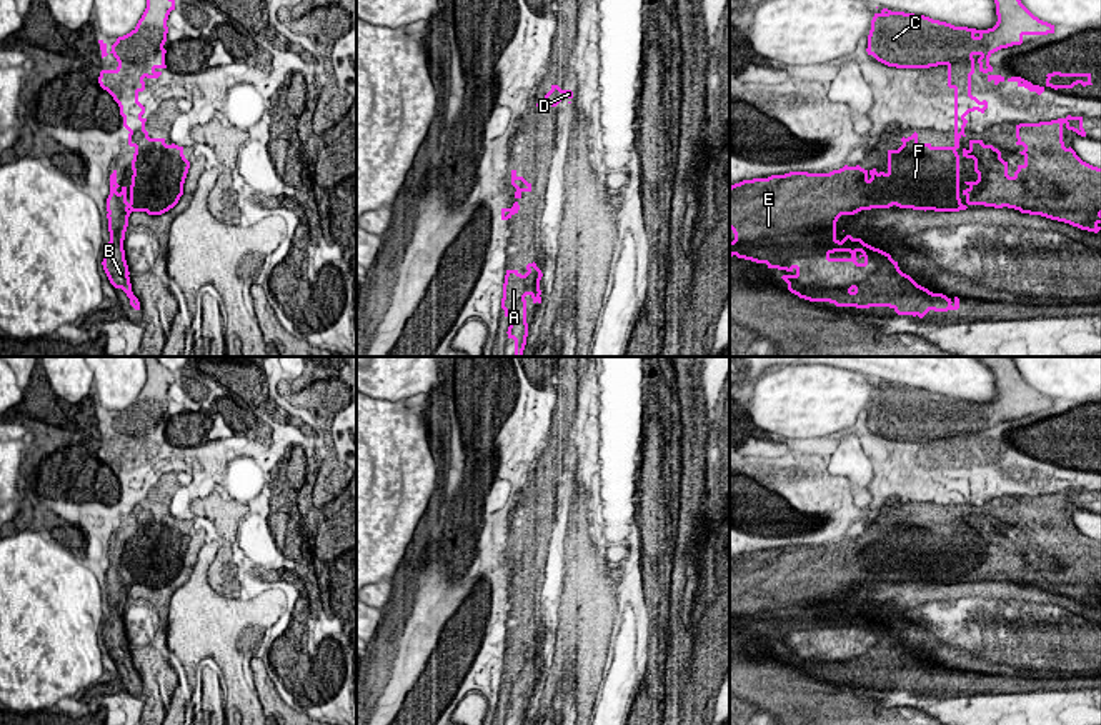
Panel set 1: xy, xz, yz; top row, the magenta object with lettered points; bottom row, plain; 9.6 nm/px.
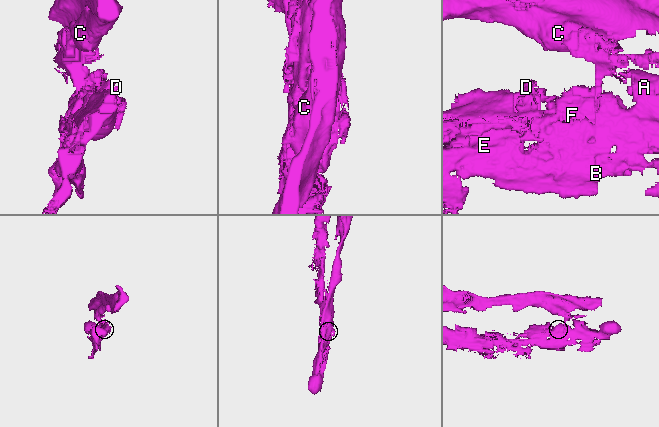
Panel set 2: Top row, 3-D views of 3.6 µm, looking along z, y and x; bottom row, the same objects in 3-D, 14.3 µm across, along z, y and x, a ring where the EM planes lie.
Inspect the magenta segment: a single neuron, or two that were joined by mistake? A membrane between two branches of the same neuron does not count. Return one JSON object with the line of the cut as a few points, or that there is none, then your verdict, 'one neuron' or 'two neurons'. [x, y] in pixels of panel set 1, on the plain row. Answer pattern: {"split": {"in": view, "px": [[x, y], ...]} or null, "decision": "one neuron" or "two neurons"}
{"split": {"in": "xy", "px": [[144, 499], [130, 505]]}, "decision": "two neurons"}

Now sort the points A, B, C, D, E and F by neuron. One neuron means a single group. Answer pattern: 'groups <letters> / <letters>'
groups A B D E F / C

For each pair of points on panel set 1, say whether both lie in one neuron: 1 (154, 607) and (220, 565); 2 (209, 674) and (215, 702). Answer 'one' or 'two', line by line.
1: two
2: one

